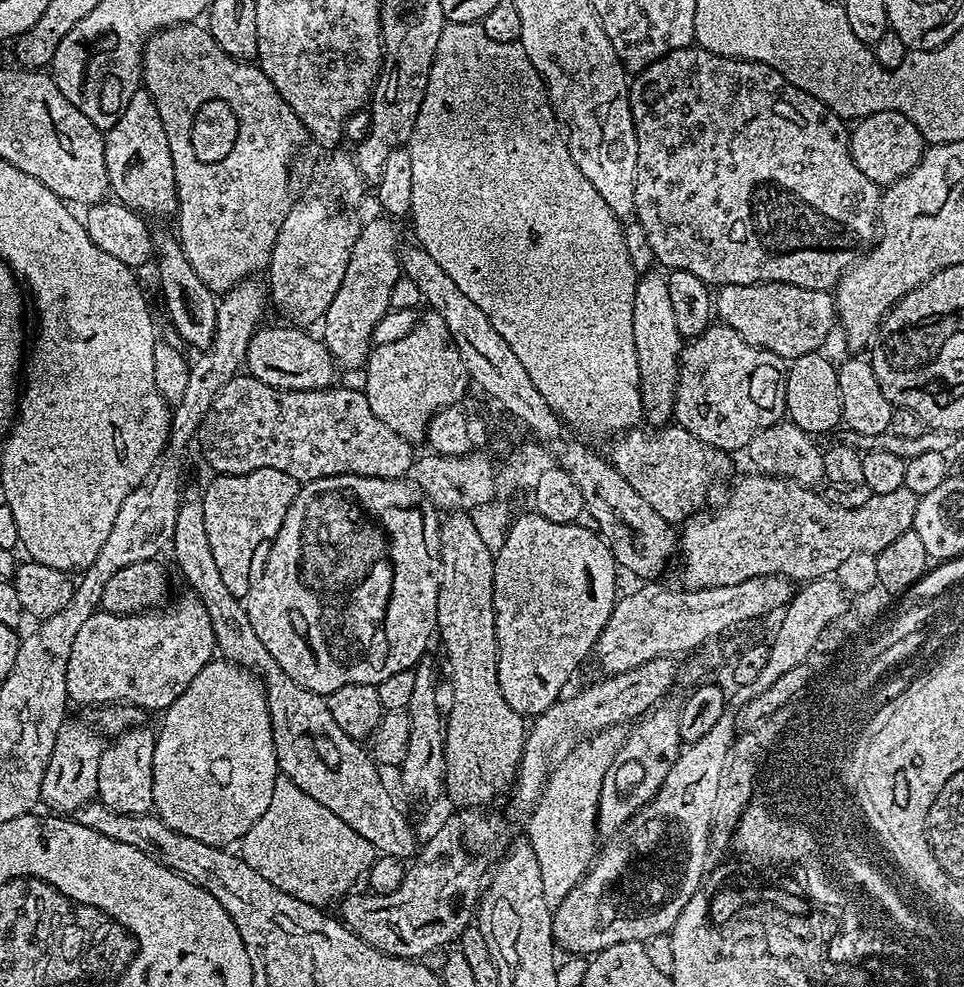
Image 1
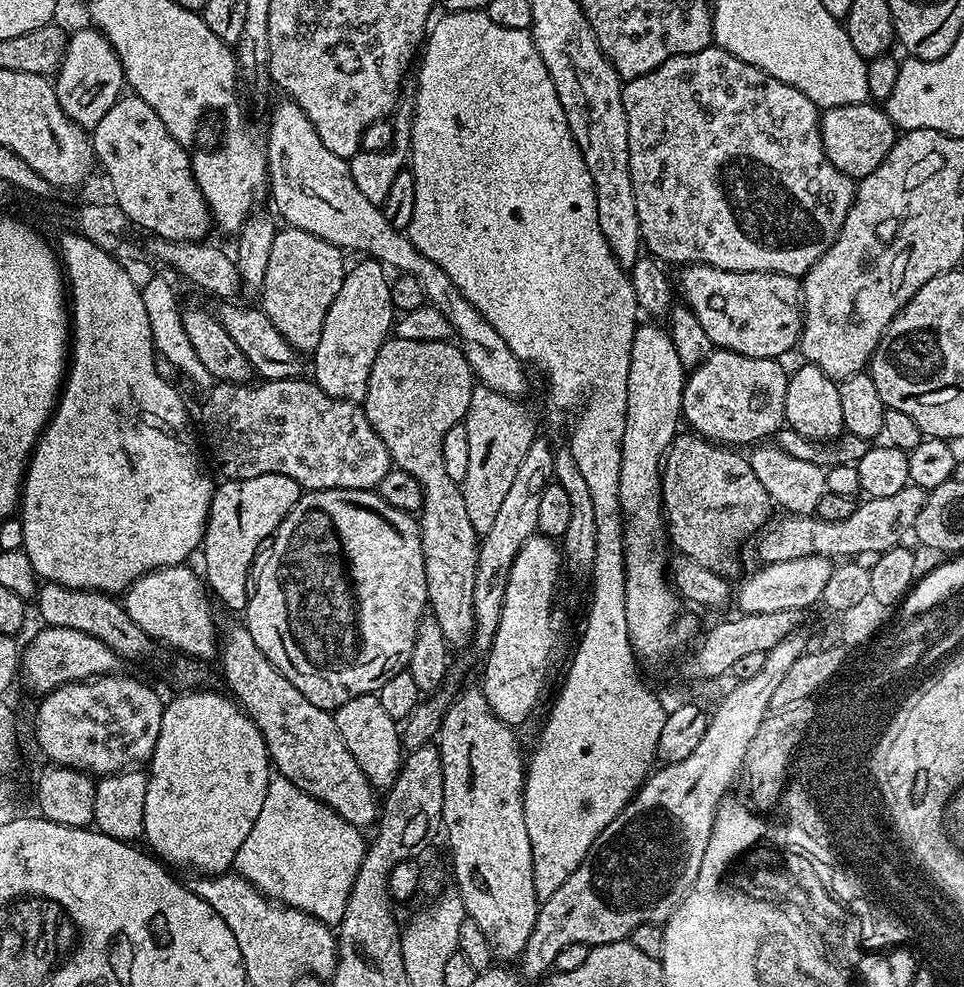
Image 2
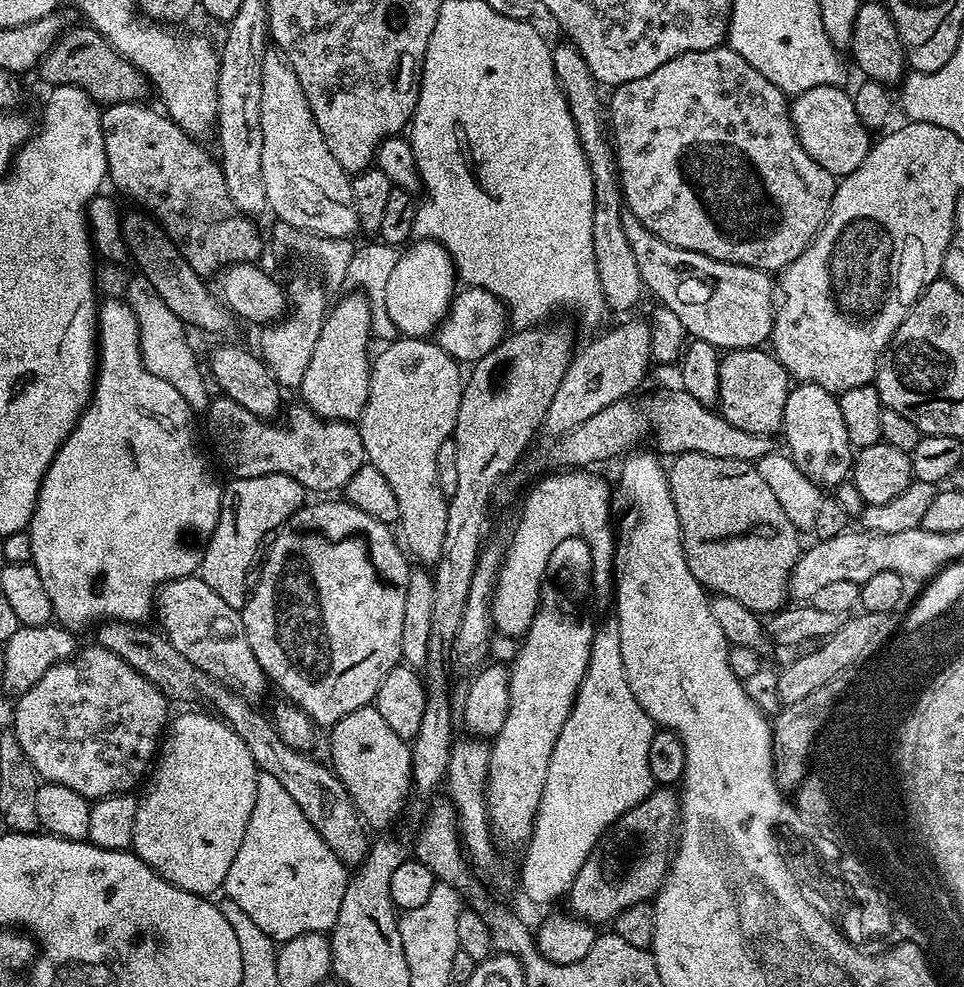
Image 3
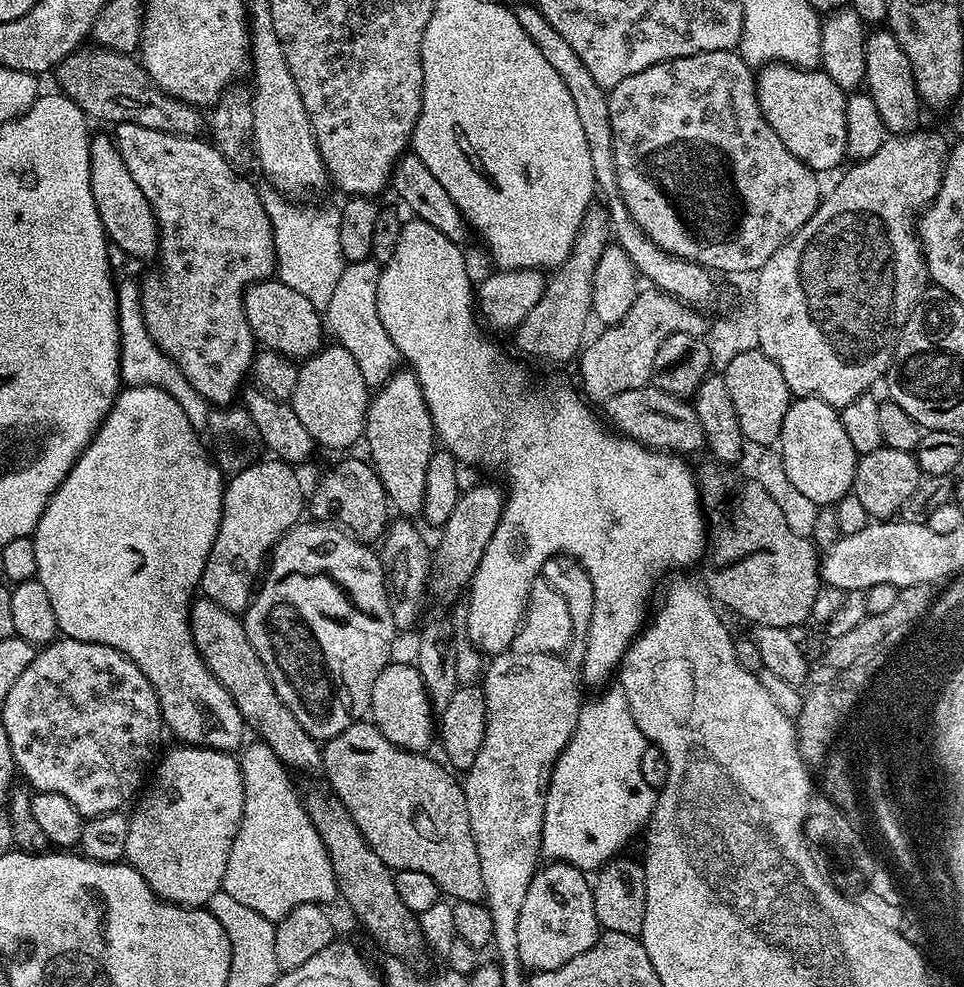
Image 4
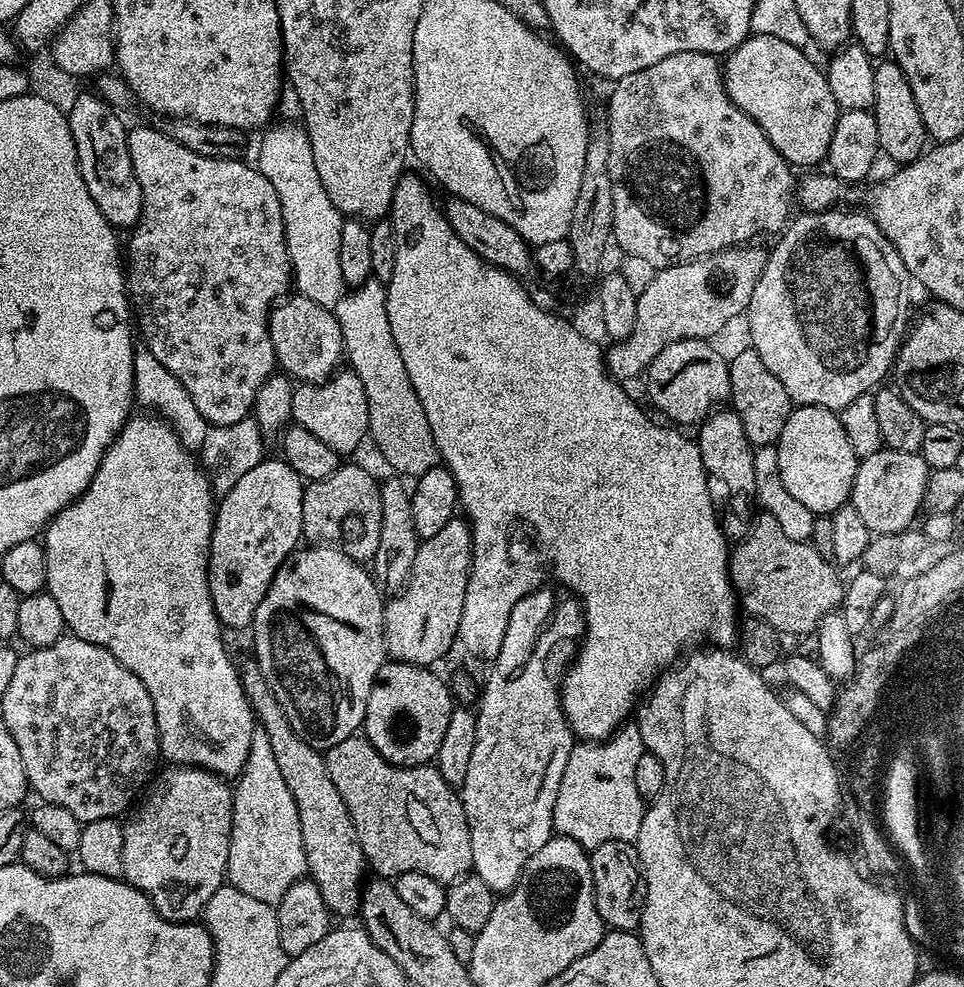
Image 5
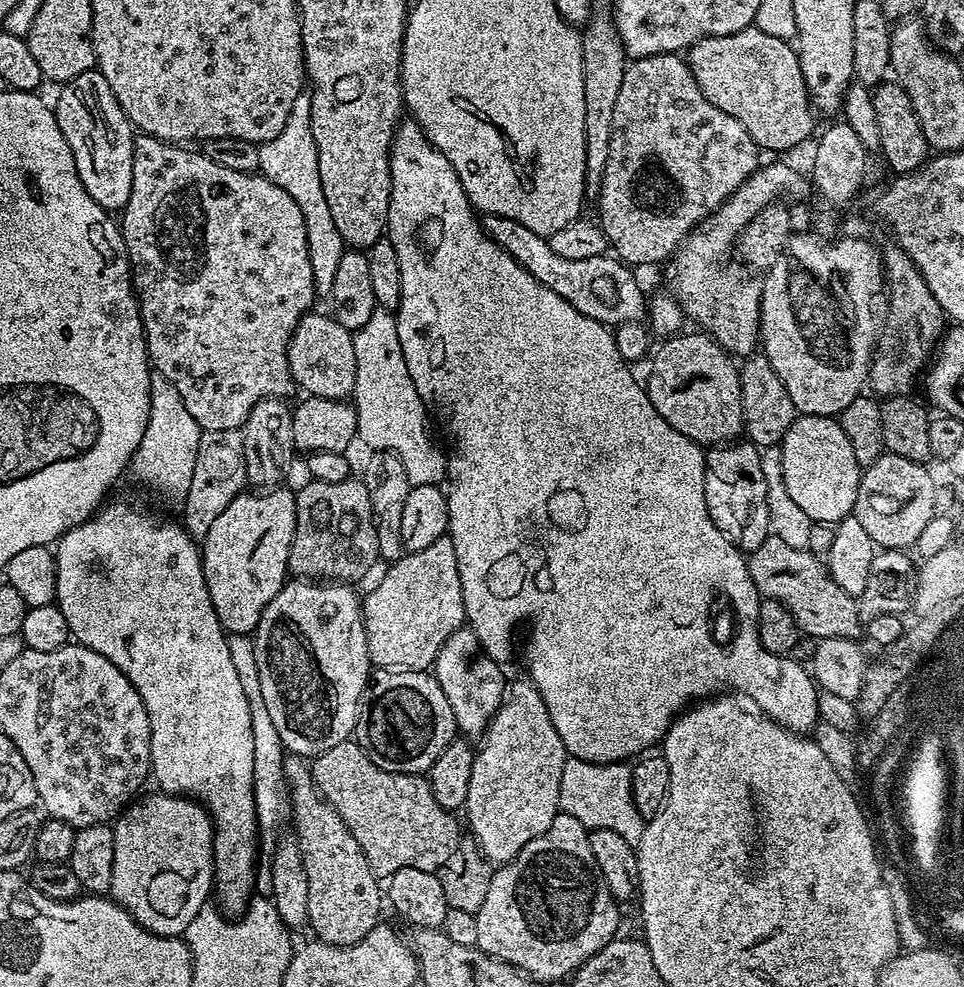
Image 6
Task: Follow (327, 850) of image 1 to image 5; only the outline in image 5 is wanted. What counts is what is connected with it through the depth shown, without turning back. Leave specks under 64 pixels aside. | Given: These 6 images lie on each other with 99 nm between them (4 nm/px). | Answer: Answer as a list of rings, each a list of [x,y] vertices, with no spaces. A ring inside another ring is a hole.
[[[258,726],[250,734],[246,766],[242,766],[232,788],[232,837],[228,847],[227,883],[242,890],[242,894],[250,894],[250,898],[258,898],[258,902],[275,906],[282,902],[282,894],[286,894],[294,882],[305,879],[307,870],[302,822],[298,822],[294,794],[290,794],[282,773],[278,771],[278,761],[274,759],[266,730]]]

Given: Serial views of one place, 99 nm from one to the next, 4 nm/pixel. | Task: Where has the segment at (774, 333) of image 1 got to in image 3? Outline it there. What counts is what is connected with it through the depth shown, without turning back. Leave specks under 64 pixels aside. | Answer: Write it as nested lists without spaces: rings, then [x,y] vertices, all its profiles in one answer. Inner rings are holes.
[[[624,211],[622,222],[645,289],[653,292],[663,307],[678,314],[691,339],[710,342],[721,350],[759,348],[769,343],[778,307],[774,280],[769,273],[670,246],[658,234],[646,230],[633,212]]]

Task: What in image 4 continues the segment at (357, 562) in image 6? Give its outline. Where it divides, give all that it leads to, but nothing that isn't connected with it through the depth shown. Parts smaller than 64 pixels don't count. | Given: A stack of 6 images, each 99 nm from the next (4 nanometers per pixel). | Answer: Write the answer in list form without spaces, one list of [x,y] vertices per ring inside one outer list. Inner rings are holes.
[[[367,459],[344,460],[341,464],[334,465],[321,478],[320,485],[310,492],[310,512],[311,508],[316,515],[313,517],[333,516],[336,519],[333,521],[339,522],[351,535],[365,542],[379,541],[390,523],[388,495],[376,469]]]

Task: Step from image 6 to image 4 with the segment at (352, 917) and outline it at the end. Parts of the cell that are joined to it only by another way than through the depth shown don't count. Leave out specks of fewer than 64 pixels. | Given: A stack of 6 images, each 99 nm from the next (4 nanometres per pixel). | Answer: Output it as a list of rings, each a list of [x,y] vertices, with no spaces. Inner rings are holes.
[[[207,598],[197,599],[193,603],[190,619],[198,654],[202,654],[214,678],[218,678],[218,682],[226,686],[230,698],[234,698],[245,725],[251,731],[253,728],[255,735],[270,746],[270,750],[274,750],[274,754],[278,754],[281,762],[293,773],[319,773],[324,767],[321,745],[306,734],[306,730],[302,730],[302,722],[298,722],[298,718],[290,714],[290,706],[278,698],[278,690],[274,690],[274,682],[270,682],[270,674],[266,666],[262,666],[262,658],[258,658],[258,650],[254,650],[246,634],[243,619]]]

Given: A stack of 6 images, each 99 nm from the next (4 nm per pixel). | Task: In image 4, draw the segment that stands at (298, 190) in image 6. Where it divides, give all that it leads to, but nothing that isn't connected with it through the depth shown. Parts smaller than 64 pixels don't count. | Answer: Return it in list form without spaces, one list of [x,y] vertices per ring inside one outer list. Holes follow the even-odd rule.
[[[275,190],[265,191],[263,198],[270,226],[274,230],[275,275],[283,284],[290,286],[290,290],[305,296],[310,306],[325,310],[330,306],[330,298],[346,265],[342,241],[338,238],[339,211],[335,207],[303,208],[303,203],[289,200]]]

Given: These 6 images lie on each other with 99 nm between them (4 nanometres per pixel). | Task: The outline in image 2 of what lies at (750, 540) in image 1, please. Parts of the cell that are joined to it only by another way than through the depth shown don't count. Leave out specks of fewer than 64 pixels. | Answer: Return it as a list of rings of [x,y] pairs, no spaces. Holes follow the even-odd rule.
[[[910,482],[902,490],[898,490],[898,494],[890,494],[890,498],[868,498],[857,503],[854,514],[850,514],[850,518],[842,518],[840,522],[828,522],[815,515],[780,514],[782,515],[780,517],[777,515],[764,525],[759,538],[755,541],[756,552],[764,564],[811,555],[829,558],[864,558],[867,552],[872,552],[871,554],[885,552],[897,547],[903,541],[900,539],[915,529],[925,495],[925,489]]]

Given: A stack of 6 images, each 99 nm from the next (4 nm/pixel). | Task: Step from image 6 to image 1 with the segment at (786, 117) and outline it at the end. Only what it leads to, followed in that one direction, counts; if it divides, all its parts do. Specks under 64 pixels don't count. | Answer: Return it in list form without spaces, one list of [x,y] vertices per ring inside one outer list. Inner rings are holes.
[[[882,110],[869,116],[861,116],[859,120],[851,125],[848,133],[848,149],[854,158],[854,166],[870,178],[870,182],[881,186],[892,184],[900,180],[922,158],[926,147],[924,135],[906,118],[906,114],[894,110]]]

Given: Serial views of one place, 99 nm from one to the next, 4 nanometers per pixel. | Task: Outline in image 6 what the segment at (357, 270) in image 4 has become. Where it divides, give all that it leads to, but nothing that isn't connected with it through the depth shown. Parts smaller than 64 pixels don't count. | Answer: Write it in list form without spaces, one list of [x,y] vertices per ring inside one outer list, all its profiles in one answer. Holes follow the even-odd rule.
[[[377,308],[368,322],[353,333],[352,340],[355,386],[351,397],[356,410],[357,439],[386,440],[385,445],[396,453],[405,467],[409,487],[443,483],[447,475],[447,457],[427,437],[428,411],[406,367],[405,355],[398,342],[395,315],[387,309]]]

